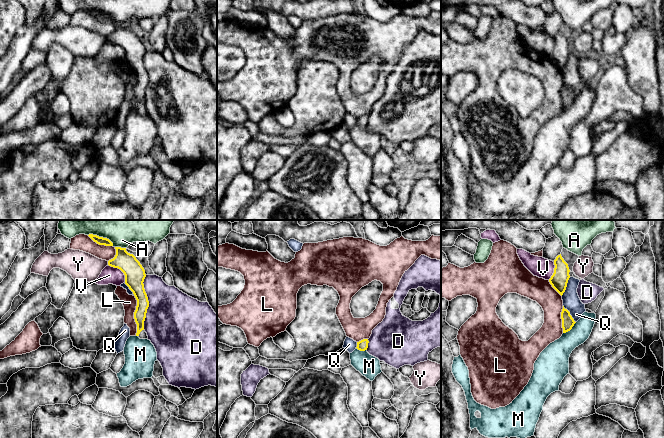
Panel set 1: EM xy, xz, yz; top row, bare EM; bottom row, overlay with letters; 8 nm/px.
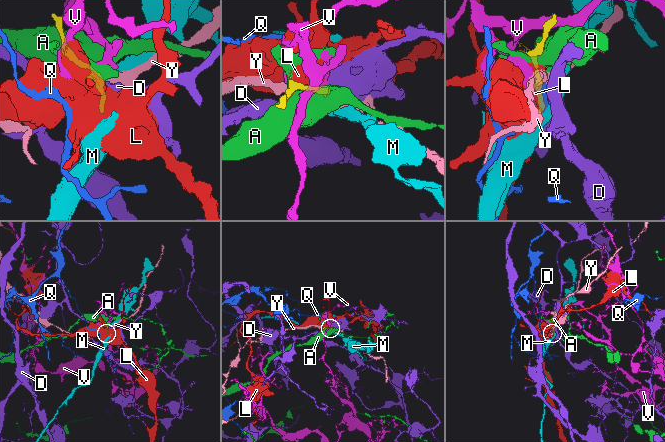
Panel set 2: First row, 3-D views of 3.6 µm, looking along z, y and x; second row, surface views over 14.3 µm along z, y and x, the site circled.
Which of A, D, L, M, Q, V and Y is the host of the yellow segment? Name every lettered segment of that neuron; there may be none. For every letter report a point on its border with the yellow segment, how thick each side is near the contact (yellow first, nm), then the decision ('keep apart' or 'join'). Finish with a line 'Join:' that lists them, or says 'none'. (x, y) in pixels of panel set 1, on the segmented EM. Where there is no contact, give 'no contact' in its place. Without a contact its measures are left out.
A: contact xy (101, 237); calibres 60 and 380 nm; keep apart
D: contact xy (148, 302); calibres 160 and 460 nm; keep apart
L: contact xy (134, 315); calibres 120 and 120 nm; keep apart
M: contact yz (570, 329); calibres 100 and 220 nm; keep apart
Q: contact yz (566, 286); calibres 140 and 140 nm; keep apart
V: contact xy (120, 269); calibres 160 and 140 nm; keep apart
Y: contact xy (108, 263); calibres 160 and 240 nm; keep apart
Join: none

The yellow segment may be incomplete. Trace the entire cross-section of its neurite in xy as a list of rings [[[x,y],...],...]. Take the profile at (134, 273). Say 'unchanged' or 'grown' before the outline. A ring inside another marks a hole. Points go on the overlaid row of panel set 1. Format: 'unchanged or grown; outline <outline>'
grown; outline [[[115,247],[116,255],[108,261],[108,265],[120,269],[125,275],[125,284],[133,292],[137,306],[134,312],[134,319],[137,324],[137,333],[140,339],[148,339],[144,330],[149,301],[144,289],[145,270],[133,254],[126,251],[126,248]]]

